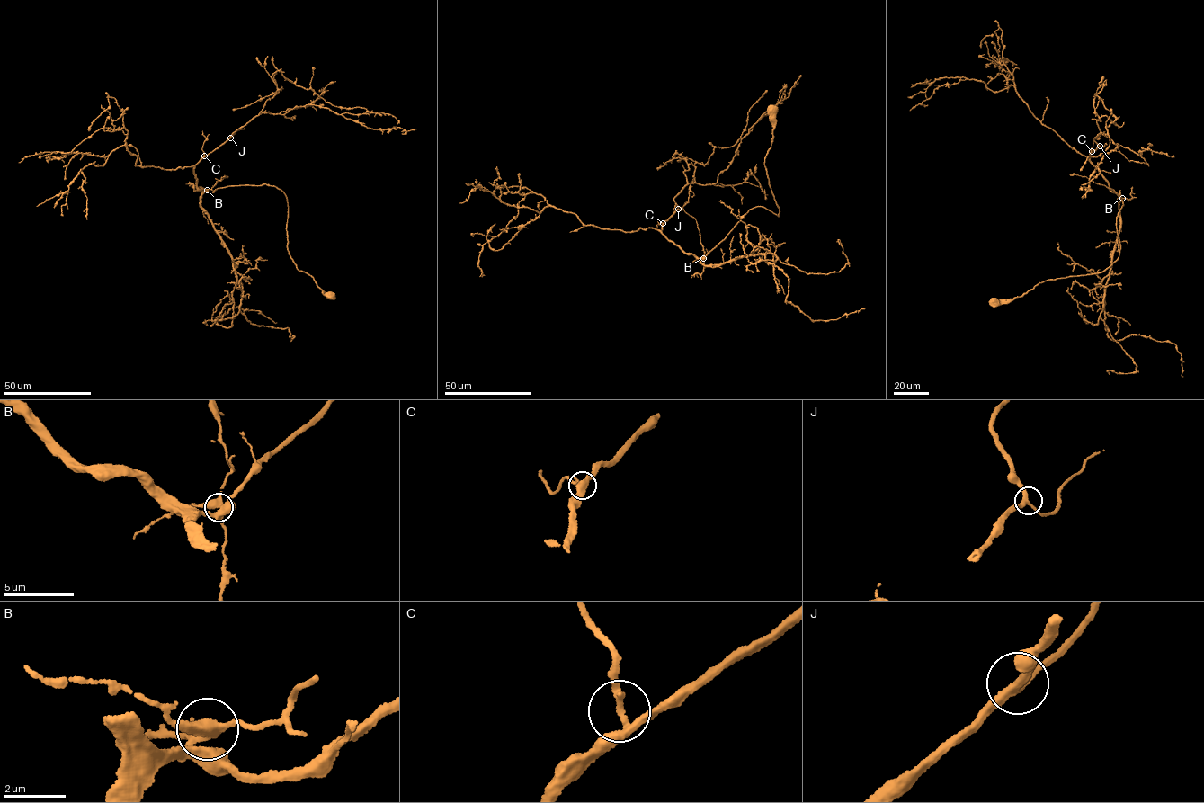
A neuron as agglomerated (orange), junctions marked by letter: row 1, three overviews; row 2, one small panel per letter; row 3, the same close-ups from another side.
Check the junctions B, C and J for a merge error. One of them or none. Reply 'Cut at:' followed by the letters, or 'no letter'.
Cut at: no letter

